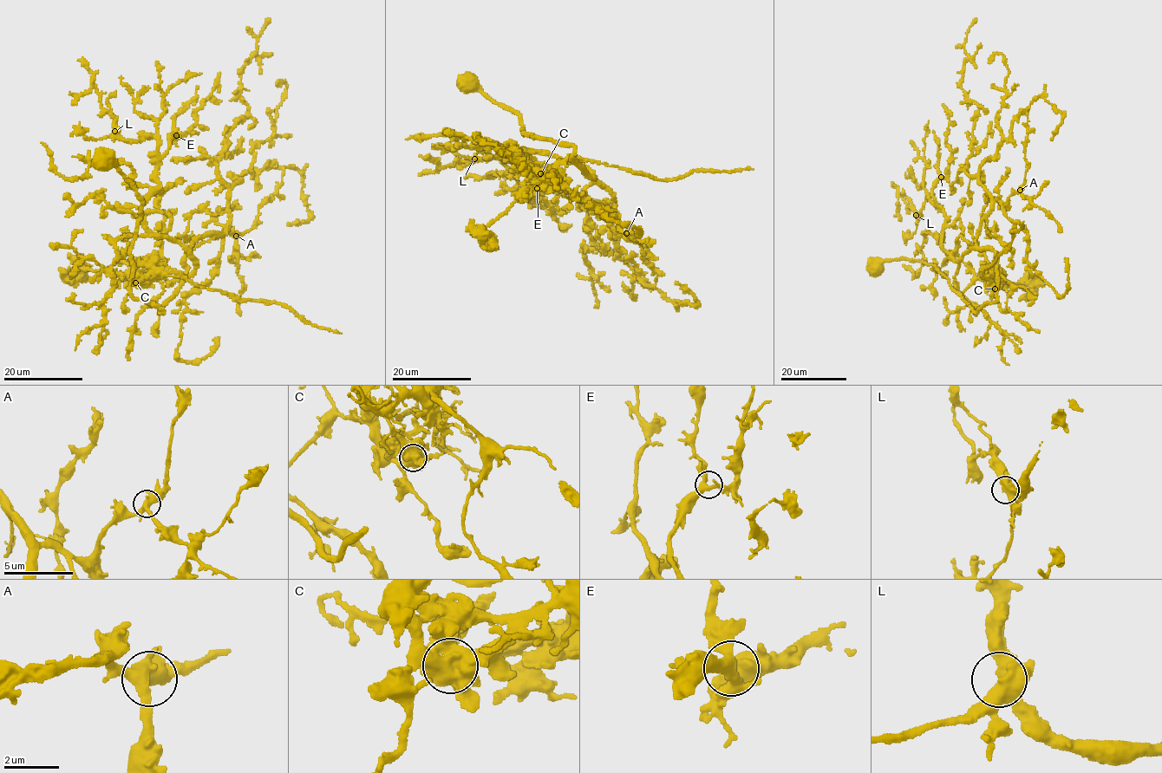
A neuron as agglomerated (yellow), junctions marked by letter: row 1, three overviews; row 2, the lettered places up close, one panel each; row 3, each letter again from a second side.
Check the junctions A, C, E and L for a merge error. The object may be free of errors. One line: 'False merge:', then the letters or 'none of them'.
False merge: C

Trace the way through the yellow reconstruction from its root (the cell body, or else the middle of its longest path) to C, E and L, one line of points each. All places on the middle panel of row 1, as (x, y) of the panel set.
C: (468, 84), (519, 115), (524, 133), (572, 146), (570, 159), (593, 176), (508, 141), (541, 173)
E: (468, 84), (519, 115), (524, 133), (572, 146), (570, 159), (586, 176), (593, 173), (522, 150), (537, 188)
L: (468, 84), (519, 115), (524, 133), (572, 146), (570, 159), (593, 176), (524, 150), (528, 172), (474, 159)

